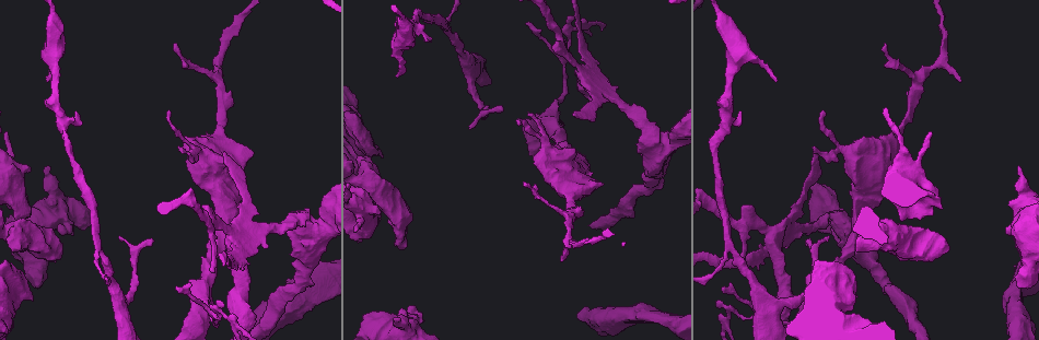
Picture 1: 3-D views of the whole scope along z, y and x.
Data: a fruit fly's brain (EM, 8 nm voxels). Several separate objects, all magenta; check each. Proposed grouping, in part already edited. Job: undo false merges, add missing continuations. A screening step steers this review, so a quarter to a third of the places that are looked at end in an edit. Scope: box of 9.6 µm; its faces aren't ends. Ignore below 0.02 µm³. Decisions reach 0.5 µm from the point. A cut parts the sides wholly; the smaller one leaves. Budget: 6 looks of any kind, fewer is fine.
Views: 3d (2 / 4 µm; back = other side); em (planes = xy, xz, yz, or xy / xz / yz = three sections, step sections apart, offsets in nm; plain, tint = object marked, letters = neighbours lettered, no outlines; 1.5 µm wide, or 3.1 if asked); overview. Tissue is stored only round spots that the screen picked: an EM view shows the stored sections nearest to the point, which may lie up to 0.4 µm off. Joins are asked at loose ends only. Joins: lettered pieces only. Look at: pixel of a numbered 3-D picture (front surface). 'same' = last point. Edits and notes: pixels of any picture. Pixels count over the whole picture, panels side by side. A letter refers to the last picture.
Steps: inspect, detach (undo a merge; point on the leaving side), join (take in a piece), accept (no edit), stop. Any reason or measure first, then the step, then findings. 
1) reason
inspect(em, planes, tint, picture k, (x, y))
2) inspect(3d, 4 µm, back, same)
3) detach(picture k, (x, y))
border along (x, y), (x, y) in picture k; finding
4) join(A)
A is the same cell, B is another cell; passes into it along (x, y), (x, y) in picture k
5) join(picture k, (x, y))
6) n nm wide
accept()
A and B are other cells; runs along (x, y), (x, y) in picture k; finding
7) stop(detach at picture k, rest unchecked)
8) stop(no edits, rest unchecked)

an open end
inspect(em, xy, step 8, letters, picture 1, (948, 250))

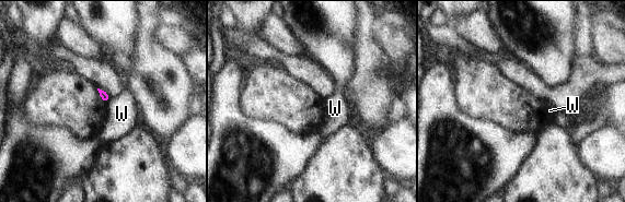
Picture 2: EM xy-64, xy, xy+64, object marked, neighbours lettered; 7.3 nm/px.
inspect(em, planes, letters, same)

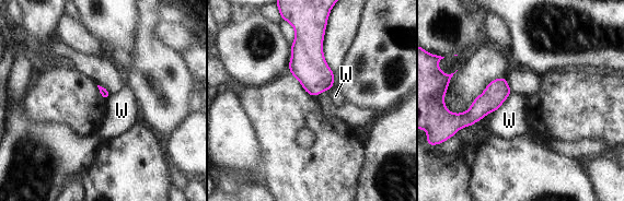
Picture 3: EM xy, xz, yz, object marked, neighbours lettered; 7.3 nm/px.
accept()
W is another cell; border along (511, 93), (494, 113) in picture 3; none of them fits

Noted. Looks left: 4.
side arm on a straight run
inspect(3d, 4 µm, picture 1, (97, 246))

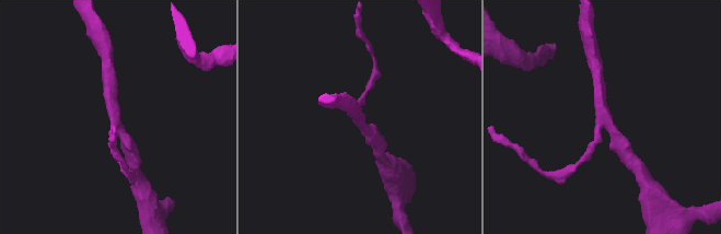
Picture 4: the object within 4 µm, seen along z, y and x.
3 arms; now the EM
inspect(em, 3.1 µm, planes, letters, picture 4, (604, 118))

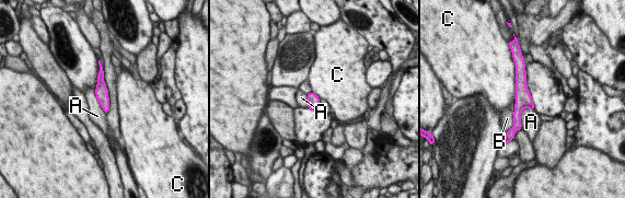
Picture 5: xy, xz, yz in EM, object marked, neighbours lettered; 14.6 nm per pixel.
C touches over 600 nm
accept()
A, B and C are other cells; border along (533, 108), (522, 111), (520, 128) in picture 5; all the same cell

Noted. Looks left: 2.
an open end
inspect(em, yz, step 8, letters, picture 1, (200, 138))

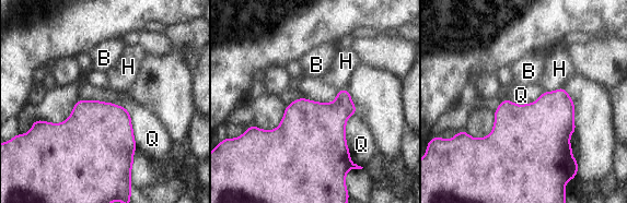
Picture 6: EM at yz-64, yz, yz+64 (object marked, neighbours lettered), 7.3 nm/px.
accept()
B, H and Q are other cells; border along (357, 112), (346, 123), (350, 159) in picture 6; none of them fits

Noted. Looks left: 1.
stop(no edits, rest unchecked)

